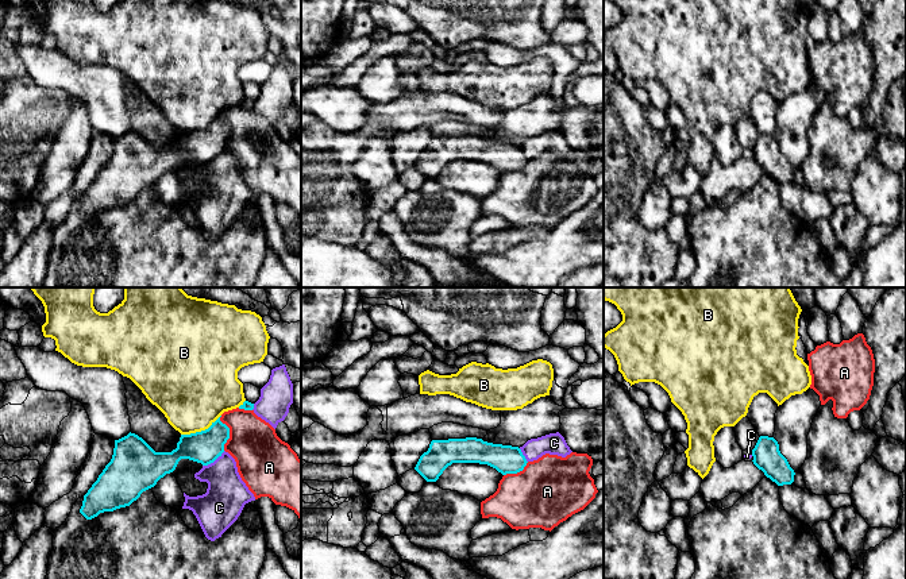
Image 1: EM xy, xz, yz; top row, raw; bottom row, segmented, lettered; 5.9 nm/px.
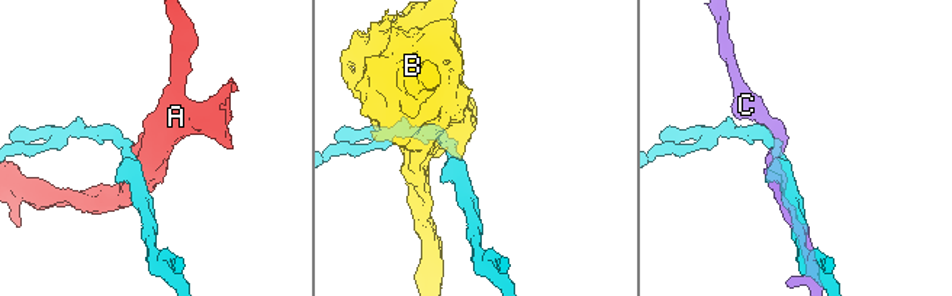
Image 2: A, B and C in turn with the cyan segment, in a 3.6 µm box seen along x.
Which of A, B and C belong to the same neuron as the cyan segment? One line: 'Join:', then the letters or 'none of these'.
Join: none of these

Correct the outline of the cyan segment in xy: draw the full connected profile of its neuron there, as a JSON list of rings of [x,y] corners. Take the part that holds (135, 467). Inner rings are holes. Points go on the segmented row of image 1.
[[[220,421],[201,432],[181,435],[171,452],[155,452],[135,433],[115,440],[111,462],[84,495],[80,513],[92,520],[104,512],[130,506],[140,494],[176,470],[181,459],[203,466],[213,463],[224,452],[230,428]]]

